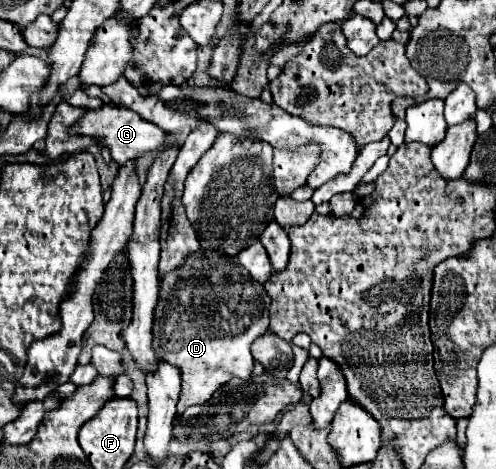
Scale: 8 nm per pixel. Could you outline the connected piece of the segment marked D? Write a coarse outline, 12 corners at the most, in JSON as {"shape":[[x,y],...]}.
{"shape":[[236,256],[162,276],[152,348],[180,410],[252,374],[270,298]]}

